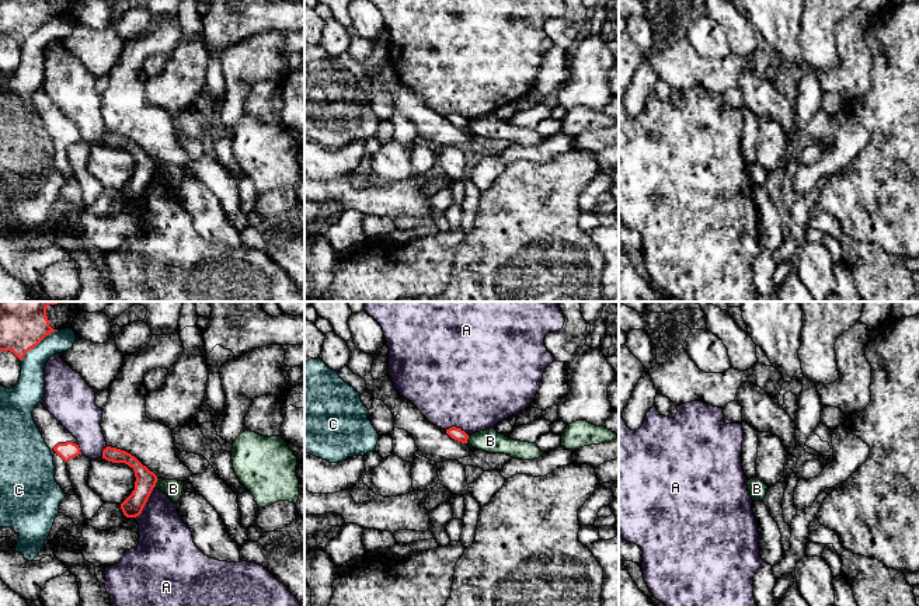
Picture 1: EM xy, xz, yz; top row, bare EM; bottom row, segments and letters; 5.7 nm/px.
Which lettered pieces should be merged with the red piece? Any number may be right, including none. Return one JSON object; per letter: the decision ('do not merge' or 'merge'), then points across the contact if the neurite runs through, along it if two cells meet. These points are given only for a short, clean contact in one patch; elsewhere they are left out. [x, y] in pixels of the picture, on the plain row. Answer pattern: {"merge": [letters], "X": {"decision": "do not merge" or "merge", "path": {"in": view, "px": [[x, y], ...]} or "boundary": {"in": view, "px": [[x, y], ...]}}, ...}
{"merge": [], "A": {"decision": "do not merge"}, "B": {"decision": "do not merge", "boundary": {"in": "xy", "px": [[157, 164], [155, 171]]}}, "C": {"decision": "do not merge"}}

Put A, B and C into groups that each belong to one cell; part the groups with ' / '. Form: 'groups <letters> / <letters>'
groups A / B / C

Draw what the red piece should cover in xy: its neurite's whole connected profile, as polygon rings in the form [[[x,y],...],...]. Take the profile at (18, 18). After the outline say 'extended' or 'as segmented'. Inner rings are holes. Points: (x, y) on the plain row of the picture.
[[[0,0],[0,36],[10,36],[21,46],[55,17],[46,0]]]; as segmented

